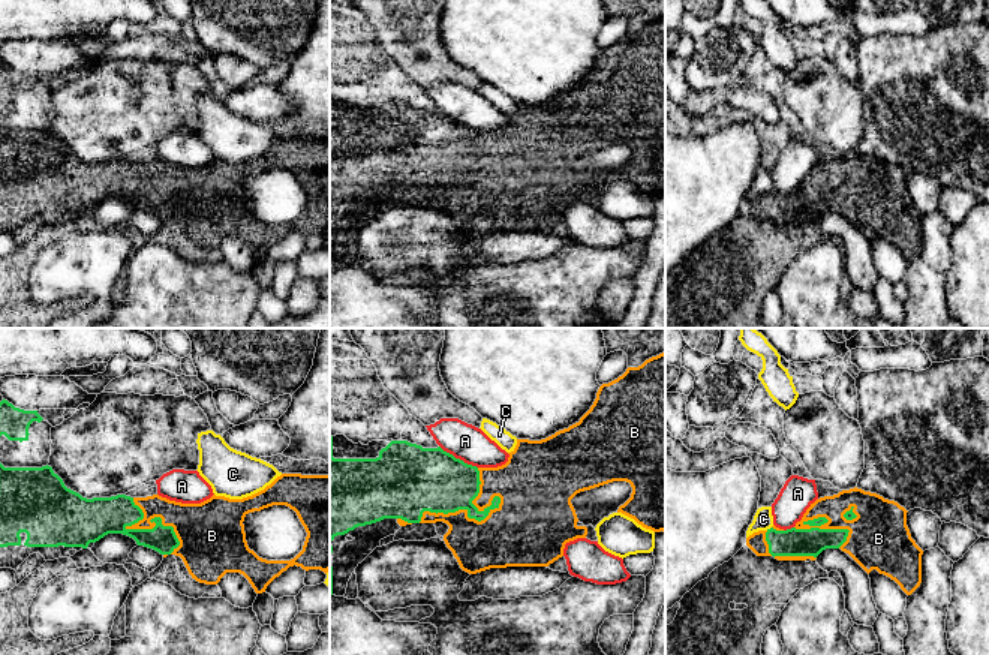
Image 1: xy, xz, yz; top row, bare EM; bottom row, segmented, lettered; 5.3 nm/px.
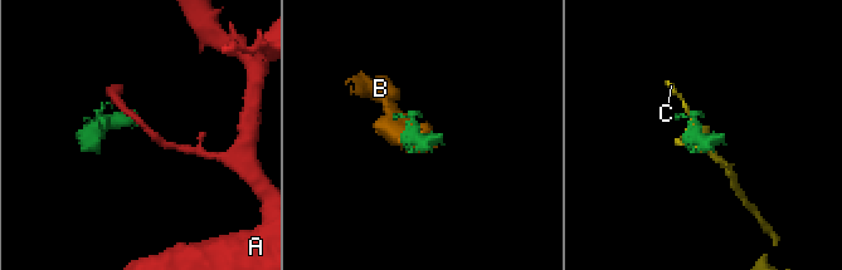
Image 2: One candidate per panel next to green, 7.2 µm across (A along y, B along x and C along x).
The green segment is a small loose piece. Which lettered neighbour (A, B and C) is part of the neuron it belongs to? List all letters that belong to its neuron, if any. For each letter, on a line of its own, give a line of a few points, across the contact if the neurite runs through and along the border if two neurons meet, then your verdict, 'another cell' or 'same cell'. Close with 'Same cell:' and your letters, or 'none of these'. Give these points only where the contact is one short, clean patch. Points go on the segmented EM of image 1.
A: xz (439, 445), (477, 468) | another cell
B: same cell
C: yz (770, 526), (766, 529) | another cell
Same cell: B

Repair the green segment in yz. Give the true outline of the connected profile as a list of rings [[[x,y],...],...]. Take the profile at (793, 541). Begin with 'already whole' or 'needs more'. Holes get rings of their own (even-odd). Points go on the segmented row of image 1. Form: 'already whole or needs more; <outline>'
needs more; [[[862,489],[817,499],[791,529],[754,532],[746,546],[757,556],[815,561],[826,549],[848,553],[868,574],[877,570],[911,595],[922,583],[923,550],[911,538],[907,510]]]

